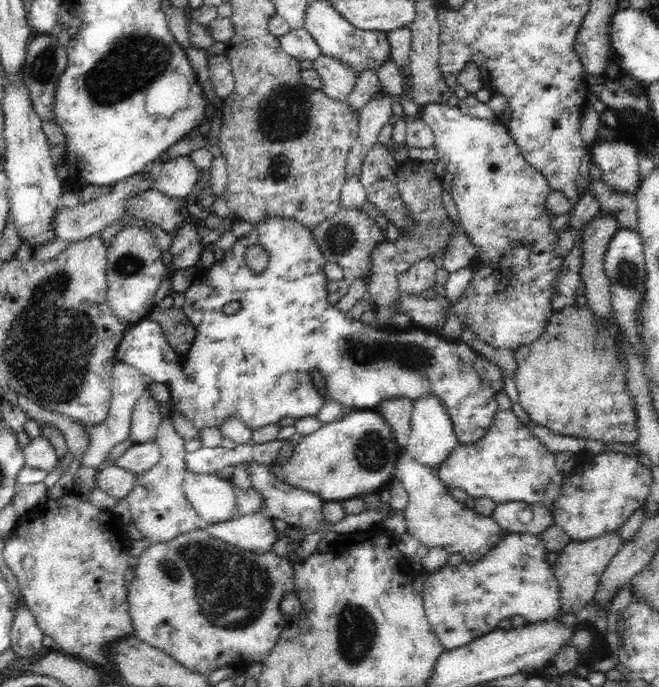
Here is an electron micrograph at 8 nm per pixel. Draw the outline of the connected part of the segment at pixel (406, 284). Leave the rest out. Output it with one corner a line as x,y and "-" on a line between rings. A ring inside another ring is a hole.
422,258
398,276
398,287
403,293
420,294
436,284
436,264
432,258

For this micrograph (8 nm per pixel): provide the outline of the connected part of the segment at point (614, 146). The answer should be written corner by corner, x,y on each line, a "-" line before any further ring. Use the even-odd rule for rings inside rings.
629,141
604,142
592,144
592,162
602,172
601,179
610,188
622,193
636,194
642,177
638,171
638,150

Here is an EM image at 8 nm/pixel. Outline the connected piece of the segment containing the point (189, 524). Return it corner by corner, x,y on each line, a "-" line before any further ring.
164,418
159,424
155,442
161,450
158,464
137,476
134,486
125,498
130,504
132,518
130,522
140,529
143,538
147,538
150,545
166,542
184,532
198,529
196,520
199,518
184,494
183,480
186,469
184,458
188,451
184,447
184,438
180,437
180,433
174,428
171,418

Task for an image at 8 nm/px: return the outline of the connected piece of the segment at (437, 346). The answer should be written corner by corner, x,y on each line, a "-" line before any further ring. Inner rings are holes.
292,218
262,220
225,251
223,260
201,271
185,290
185,303
181,309
197,333
184,359
180,359
168,344
161,326
155,320
144,318
127,329
117,349
118,361
133,366
154,383
165,384
175,410
197,429
220,428
227,418
234,416
253,431
276,424
286,416
297,419
316,417
326,399
338,401
342,406
374,410
385,400
404,397
414,402
432,393
440,397
452,417
458,442
472,444
480,440
498,412
496,394
503,391
502,369
472,351
469,343
454,343
435,331
385,331
382,327
375,329
360,319
348,317
328,302
326,262
309,228
-
252,245
262,245
268,251
270,260
262,274
254,274
246,266
245,252
-
228,302
238,302
238,312
226,314
224,306
-
312,372
324,376
324,394
314,385

